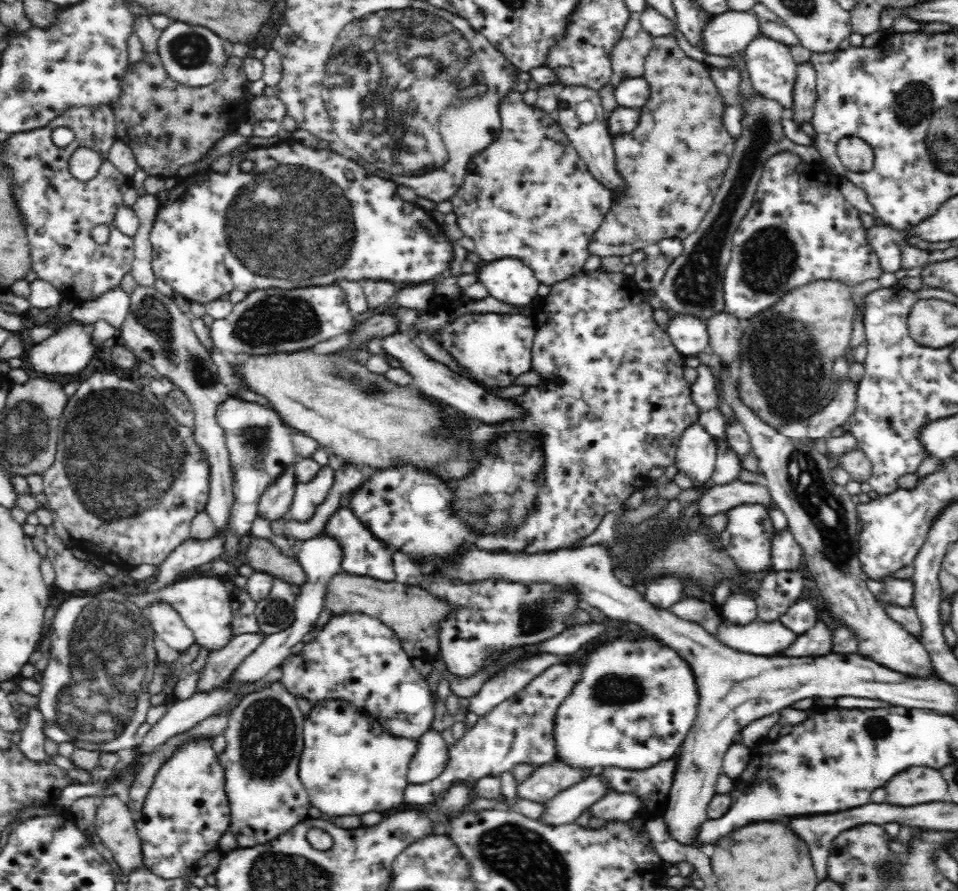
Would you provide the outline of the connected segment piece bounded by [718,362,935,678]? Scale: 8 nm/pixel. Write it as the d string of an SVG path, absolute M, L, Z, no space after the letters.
M721 362L721 396L732 408L736 420L742 424L750 439L752 452L762 469L763 483L770 496L787 518L789 529L803 550L804 563L816 581L820 595L826 602L829 616L842 620L856 635L856 653L905 675L926 678L935 672L930 655L919 639L901 624L891 620L874 593L867 587L864 571L858 561L859 520L856 505L845 487L836 484L825 454L812 447L804 437L795 446L793 438L781 435L768 426L760 416L746 408L738 396L737 387L730 381L728 368Z

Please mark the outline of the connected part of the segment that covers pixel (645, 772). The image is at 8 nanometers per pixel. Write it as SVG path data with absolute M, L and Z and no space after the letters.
M679 750L676 755L672 756L671 759L660 761L650 768L638 770L618 767L598 767L595 770L595 775L596 777L600 777L600 779L606 783L608 792L630 794L640 797L640 811L637 817L641 821L645 822L656 820L656 818L662 816L663 809L668 802L667 798L669 796L671 784L674 782L674 773L676 772L678 755Z

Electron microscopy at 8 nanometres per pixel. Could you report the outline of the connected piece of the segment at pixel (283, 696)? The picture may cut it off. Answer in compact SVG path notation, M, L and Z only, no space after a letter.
M280 680L248 693L231 712L223 732L226 746L218 756L224 769L224 793L231 808L229 829L237 848L268 844L307 820L311 802L299 777L305 718L296 697L286 691Z

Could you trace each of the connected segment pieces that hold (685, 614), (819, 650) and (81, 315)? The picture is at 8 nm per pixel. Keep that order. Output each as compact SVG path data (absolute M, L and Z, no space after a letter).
M690 598L690 600L682 600L682 602L672 604L671 606L672 614L680 616L684 620L692 620L692 622L700 624L702 628L706 628L712 635L716 634L718 626L722 624L720 612L712 604L708 604L708 602Z
M818 622L806 634L796 638L796 644L788 648L788 652L780 652L778 656L824 656L832 648L832 632L826 624Z
M118 286L96 300L80 302L71 310L68 319L84 322L90 326L98 321L106 321L119 329L126 320L130 307L130 295Z

